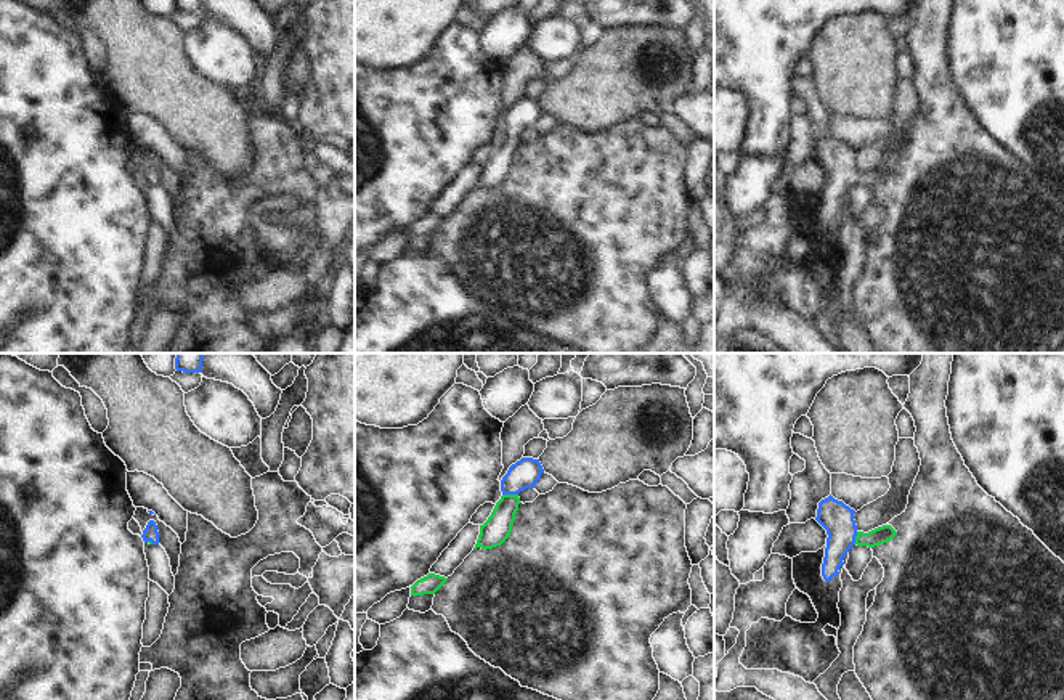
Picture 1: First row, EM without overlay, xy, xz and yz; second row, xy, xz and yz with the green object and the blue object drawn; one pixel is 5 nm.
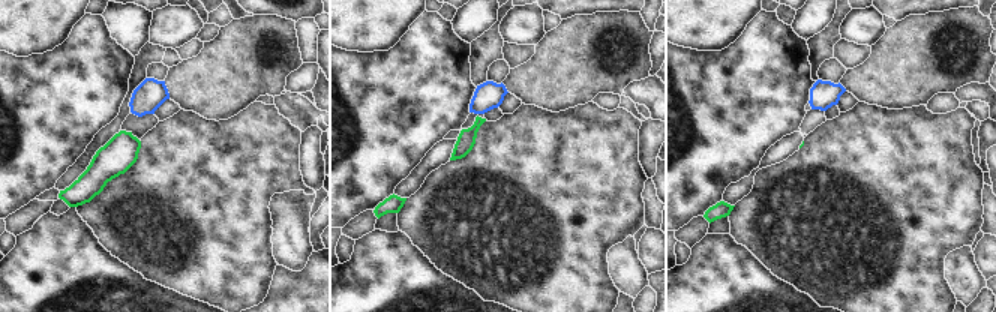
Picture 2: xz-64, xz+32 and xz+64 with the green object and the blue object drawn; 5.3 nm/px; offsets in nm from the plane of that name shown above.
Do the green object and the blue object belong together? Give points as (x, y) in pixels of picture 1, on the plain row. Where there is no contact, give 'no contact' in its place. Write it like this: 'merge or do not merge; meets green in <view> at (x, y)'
merge; meets green in xz at (511, 135)

